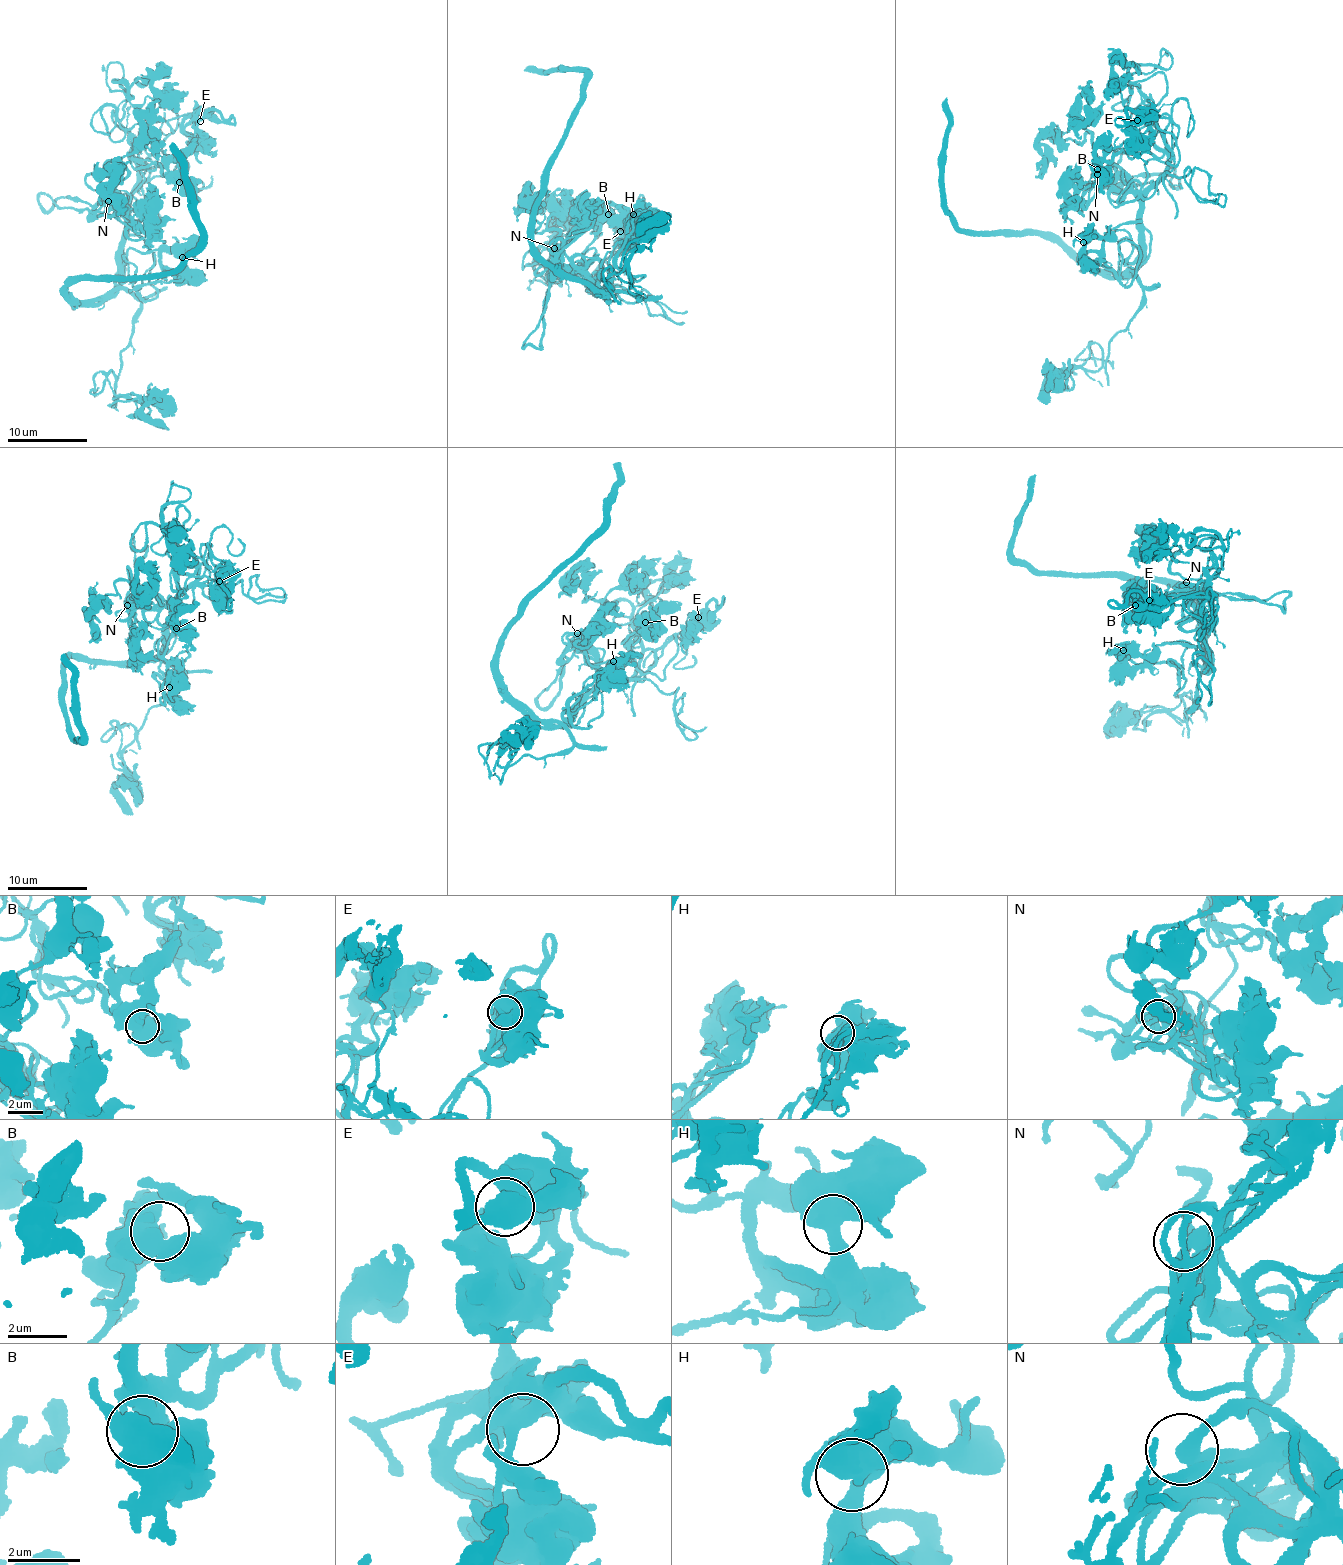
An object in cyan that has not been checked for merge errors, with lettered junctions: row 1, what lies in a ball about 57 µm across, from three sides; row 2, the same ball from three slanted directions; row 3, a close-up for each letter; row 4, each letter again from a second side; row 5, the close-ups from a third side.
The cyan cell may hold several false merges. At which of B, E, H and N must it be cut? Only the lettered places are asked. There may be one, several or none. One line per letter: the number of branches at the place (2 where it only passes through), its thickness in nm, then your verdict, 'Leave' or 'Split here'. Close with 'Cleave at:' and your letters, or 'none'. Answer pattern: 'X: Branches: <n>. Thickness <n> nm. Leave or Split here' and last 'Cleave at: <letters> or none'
B: Branches: 2. Thickness 650 nm. Leave
E: Branches: 2. Thickness 550 nm. Leave
H: Branches: 2. Thickness 650 nm. Leave
N: Branches: 3. Thickness 320 nm. Leave
Cleave at: none

